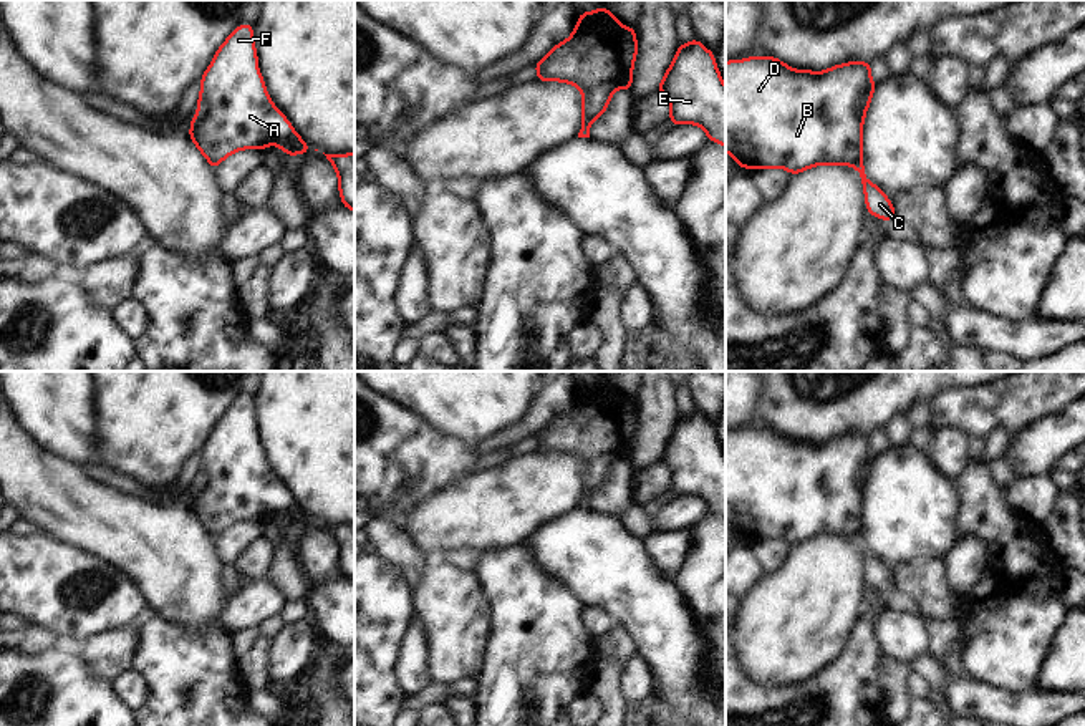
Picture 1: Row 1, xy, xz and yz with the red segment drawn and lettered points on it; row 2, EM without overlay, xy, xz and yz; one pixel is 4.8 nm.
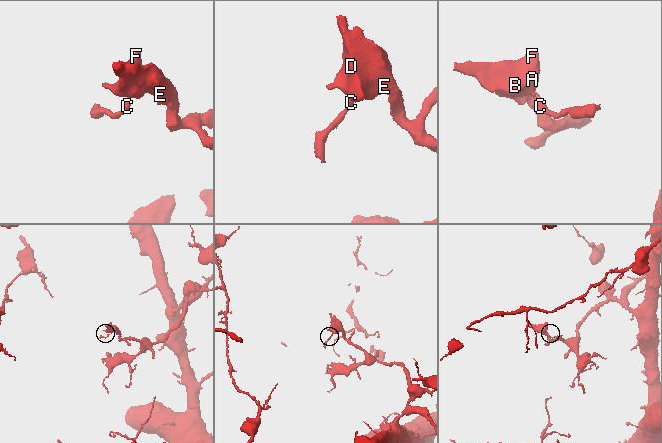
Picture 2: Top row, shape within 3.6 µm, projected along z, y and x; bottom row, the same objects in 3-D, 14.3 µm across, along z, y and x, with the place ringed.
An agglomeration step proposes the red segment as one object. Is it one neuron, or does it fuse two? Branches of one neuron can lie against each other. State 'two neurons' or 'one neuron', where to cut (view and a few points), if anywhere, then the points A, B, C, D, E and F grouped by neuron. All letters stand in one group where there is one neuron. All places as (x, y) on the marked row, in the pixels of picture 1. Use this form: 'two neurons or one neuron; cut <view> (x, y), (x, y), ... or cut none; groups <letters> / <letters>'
two neurons; cut yz (860, 161), (852, 164); groups A B D E F / C

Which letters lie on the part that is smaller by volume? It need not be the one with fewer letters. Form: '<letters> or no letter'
C

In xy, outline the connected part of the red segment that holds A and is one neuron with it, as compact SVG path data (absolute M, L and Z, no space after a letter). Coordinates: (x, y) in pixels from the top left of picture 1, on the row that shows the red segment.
M252 23L235 27L204 71L189 138L209 164L268 144L288 157L313 151L268 96Z

